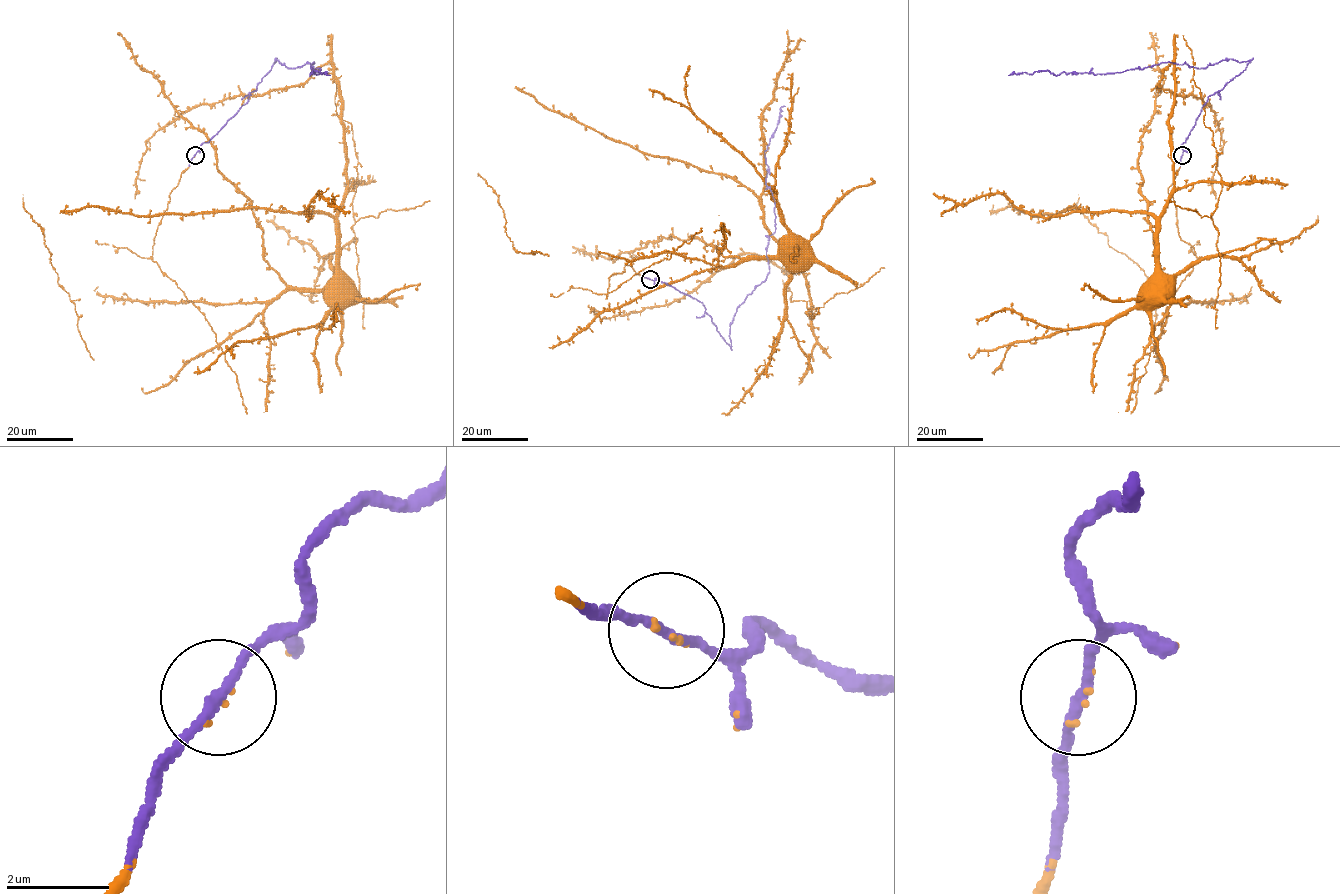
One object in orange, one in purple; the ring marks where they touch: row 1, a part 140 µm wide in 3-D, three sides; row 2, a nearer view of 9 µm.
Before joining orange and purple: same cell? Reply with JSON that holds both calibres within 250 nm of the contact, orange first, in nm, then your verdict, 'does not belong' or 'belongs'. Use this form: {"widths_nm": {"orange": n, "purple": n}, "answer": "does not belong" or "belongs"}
{"widths_nm": {"orange": 60, "purple": 180}, "answer": "belongs"}

